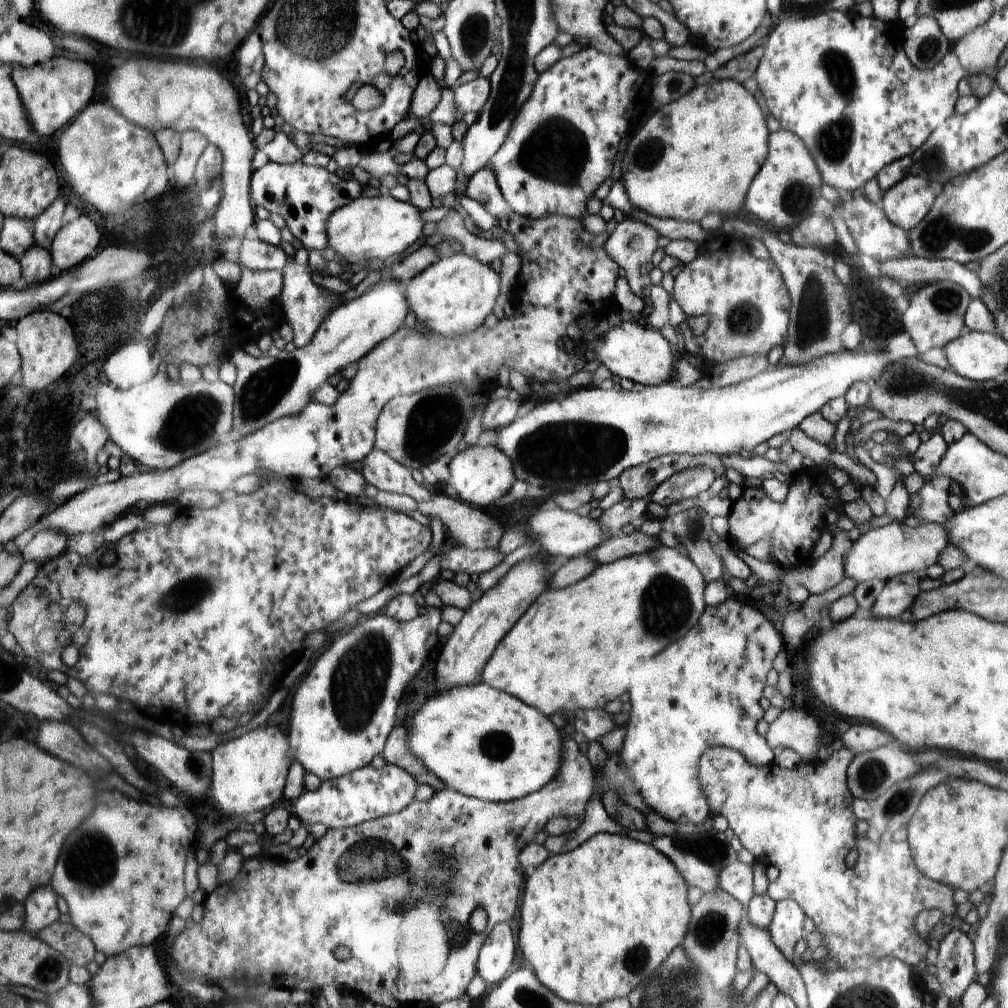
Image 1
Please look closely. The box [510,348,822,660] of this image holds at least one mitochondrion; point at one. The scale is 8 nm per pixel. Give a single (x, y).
(678, 613)

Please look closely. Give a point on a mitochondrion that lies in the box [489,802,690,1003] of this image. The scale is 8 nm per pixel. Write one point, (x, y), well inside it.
(637, 959)

